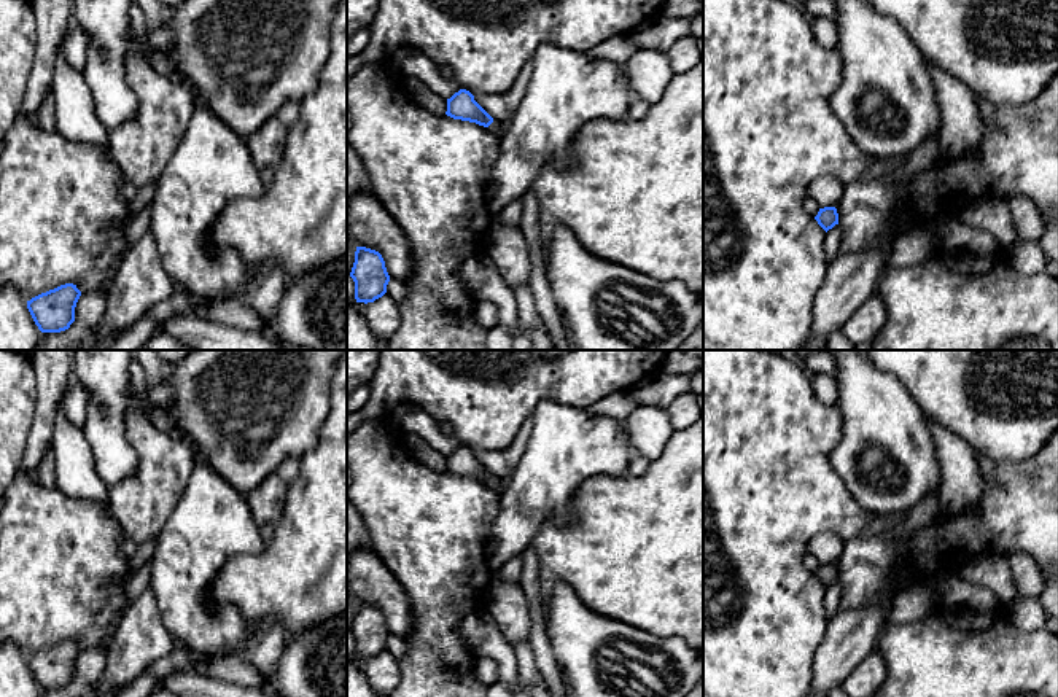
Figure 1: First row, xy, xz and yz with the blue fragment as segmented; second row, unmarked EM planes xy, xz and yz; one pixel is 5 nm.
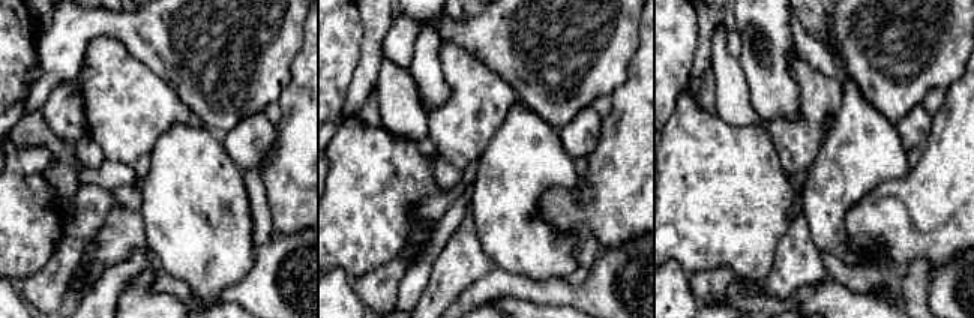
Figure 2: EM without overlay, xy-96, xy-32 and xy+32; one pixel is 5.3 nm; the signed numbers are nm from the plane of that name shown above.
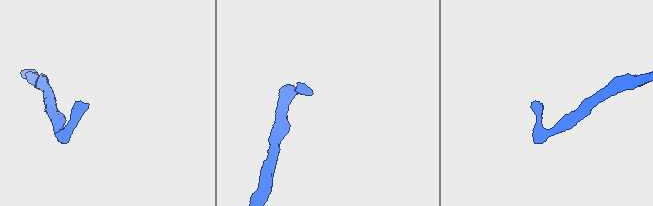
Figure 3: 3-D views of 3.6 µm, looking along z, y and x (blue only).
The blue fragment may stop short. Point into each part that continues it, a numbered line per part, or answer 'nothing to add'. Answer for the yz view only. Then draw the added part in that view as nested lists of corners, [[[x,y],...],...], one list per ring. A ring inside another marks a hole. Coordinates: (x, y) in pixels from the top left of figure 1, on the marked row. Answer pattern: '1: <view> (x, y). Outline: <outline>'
nothing to add

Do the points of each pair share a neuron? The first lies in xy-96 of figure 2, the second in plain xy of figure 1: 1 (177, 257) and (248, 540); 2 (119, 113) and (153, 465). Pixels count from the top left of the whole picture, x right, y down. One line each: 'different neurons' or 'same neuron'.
1: same neuron
2: same neuron

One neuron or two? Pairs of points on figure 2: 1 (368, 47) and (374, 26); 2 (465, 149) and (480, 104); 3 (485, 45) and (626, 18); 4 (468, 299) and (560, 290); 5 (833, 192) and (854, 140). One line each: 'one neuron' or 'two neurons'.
1: one neuron
2: one neuron
3: one neuron
4: one neuron
5: one neuron

